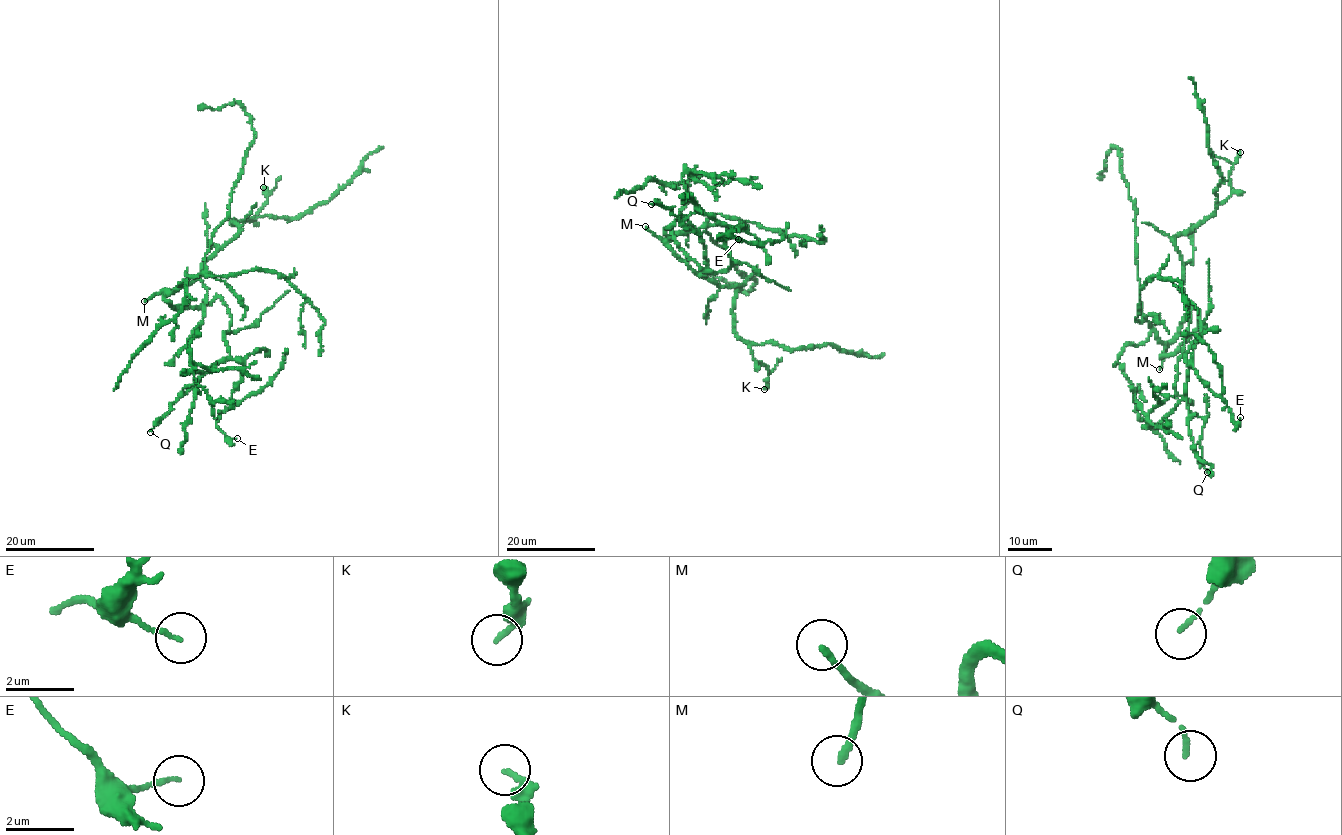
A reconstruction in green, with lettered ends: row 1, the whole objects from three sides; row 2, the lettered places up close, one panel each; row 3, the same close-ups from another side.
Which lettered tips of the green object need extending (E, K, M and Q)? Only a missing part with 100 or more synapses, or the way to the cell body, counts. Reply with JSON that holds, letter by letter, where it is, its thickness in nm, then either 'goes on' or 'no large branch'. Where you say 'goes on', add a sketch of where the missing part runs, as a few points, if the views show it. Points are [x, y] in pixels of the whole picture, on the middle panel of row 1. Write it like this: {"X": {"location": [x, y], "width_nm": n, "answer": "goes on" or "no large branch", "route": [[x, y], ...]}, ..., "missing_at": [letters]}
{"E": {"location": [738, 239], "width_nm": 110, "answer": "no large branch"}, "K": {"location": [764, 389], "width_nm": 190, "answer": "no large branch"}, "M": {"location": [645, 226], "width_nm": 190, "answer": "goes on"}, "Q": {"location": [651, 204], "width_nm": 120, "answer": "no large branch"}, "missing_at": ["M"]}

